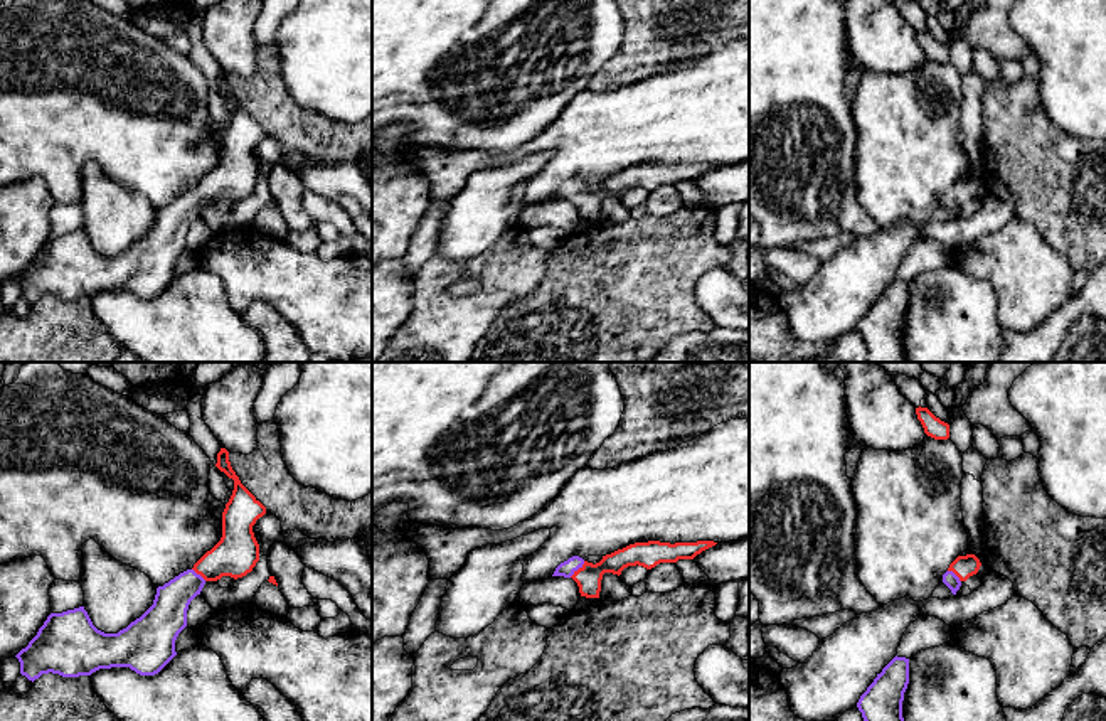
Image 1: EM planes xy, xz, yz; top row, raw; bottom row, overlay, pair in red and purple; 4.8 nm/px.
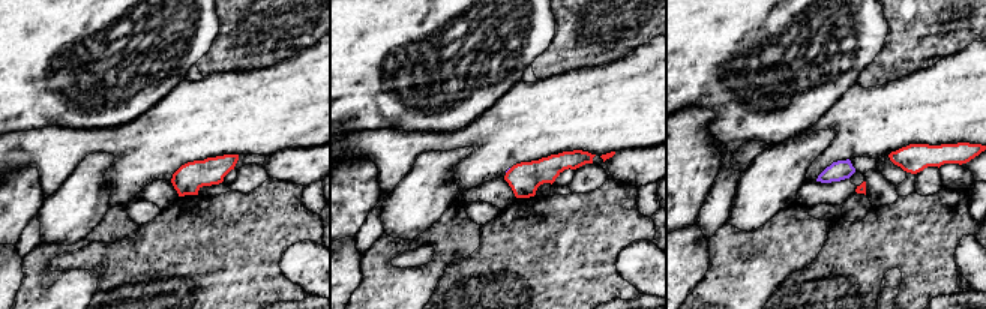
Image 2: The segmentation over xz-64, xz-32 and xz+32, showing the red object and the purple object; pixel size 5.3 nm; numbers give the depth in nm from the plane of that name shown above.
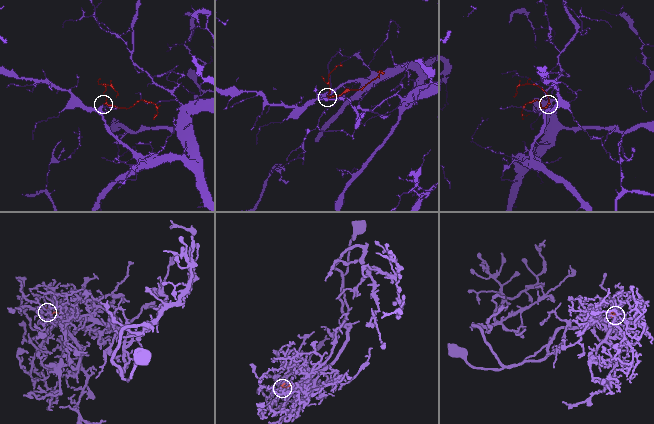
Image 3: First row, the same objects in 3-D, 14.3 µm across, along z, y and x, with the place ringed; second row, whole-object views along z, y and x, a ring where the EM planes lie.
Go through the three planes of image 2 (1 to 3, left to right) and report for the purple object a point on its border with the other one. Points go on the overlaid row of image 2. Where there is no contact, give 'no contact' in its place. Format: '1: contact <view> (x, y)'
1: no contact
2: contact xz-32 (508, 171)
3: no contact

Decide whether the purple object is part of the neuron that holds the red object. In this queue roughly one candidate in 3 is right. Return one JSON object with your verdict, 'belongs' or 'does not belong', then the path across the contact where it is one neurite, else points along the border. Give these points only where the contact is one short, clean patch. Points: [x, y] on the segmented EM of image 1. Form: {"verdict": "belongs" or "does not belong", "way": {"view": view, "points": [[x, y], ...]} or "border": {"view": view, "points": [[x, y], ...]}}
{"verdict": "belongs", "way": {"view": "xz", "points": [[588, 578], [578, 570], [566, 568]]}}

